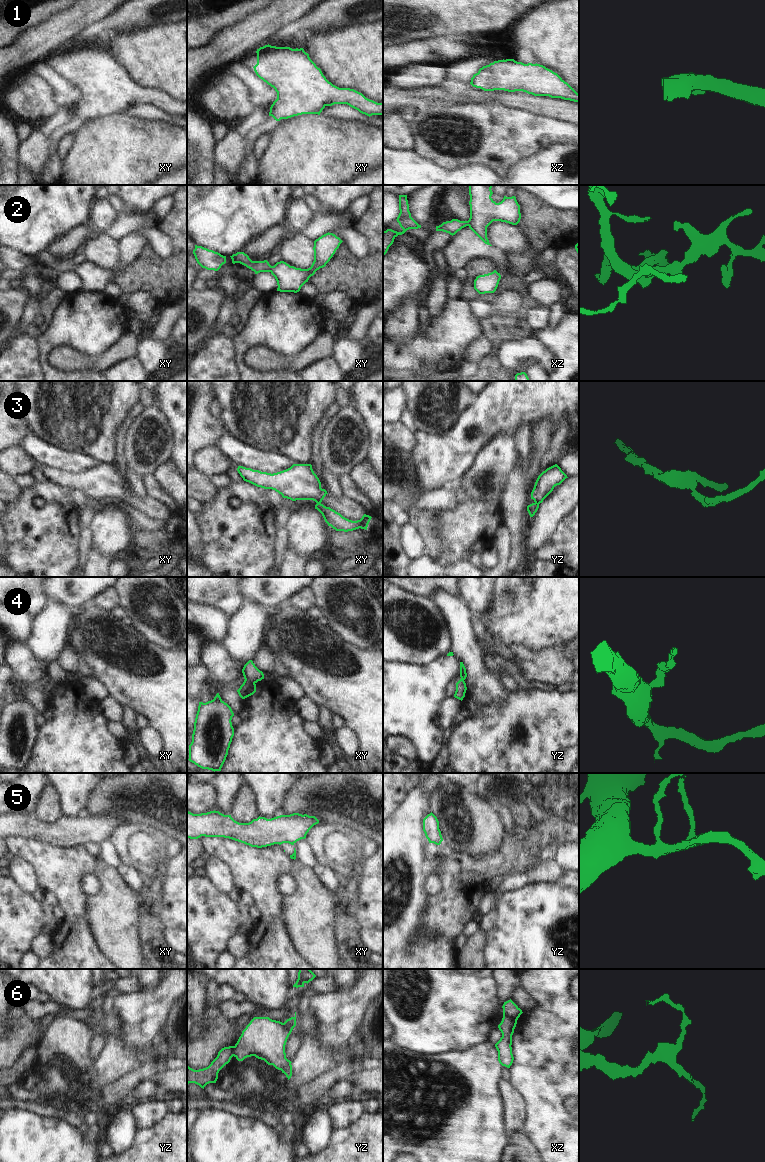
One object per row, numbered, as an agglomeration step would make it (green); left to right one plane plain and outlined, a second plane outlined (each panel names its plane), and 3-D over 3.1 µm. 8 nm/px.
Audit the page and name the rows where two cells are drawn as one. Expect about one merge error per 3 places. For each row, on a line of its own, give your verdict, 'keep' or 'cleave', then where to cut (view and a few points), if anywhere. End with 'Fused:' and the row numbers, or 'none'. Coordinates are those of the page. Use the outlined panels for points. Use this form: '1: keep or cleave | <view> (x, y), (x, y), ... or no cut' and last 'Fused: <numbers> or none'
1: keep | no cut
2: keep | no cut
3: cleave | xy (317, 502), (320, 503)
4: cleave | xy (245, 679), (254, 683)
5: cleave | yz (440, 841), (434, 843)
6: cleave | xz (503, 1015), (516, 1020)
Fused: 3, 4, 5, 6

